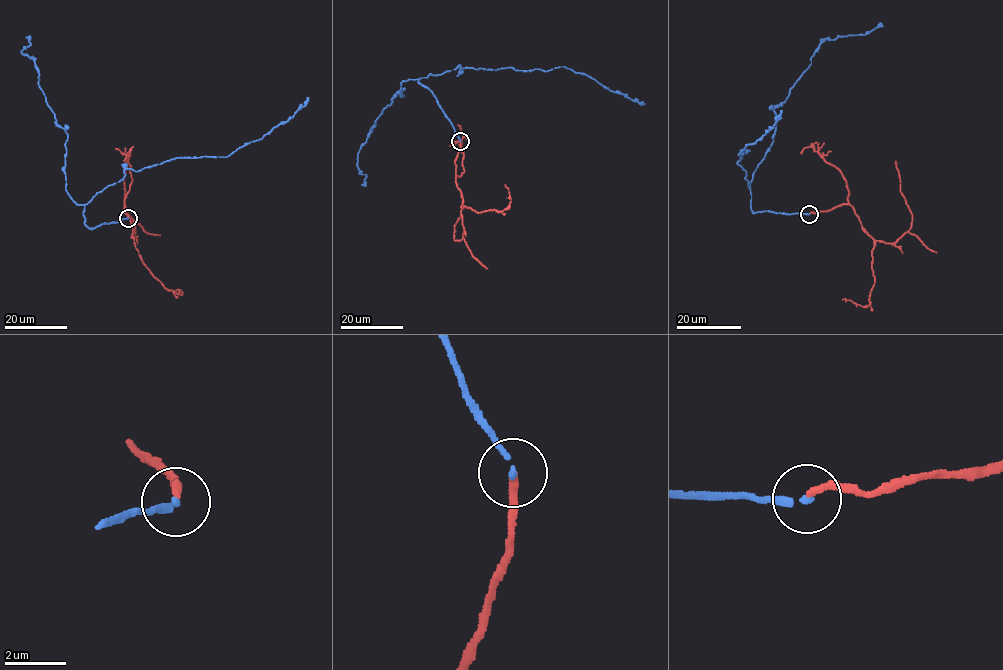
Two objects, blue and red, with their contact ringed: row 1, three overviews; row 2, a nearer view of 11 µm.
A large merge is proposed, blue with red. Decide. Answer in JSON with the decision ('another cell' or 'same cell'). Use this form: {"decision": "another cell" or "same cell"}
{"decision": "another cell"}

